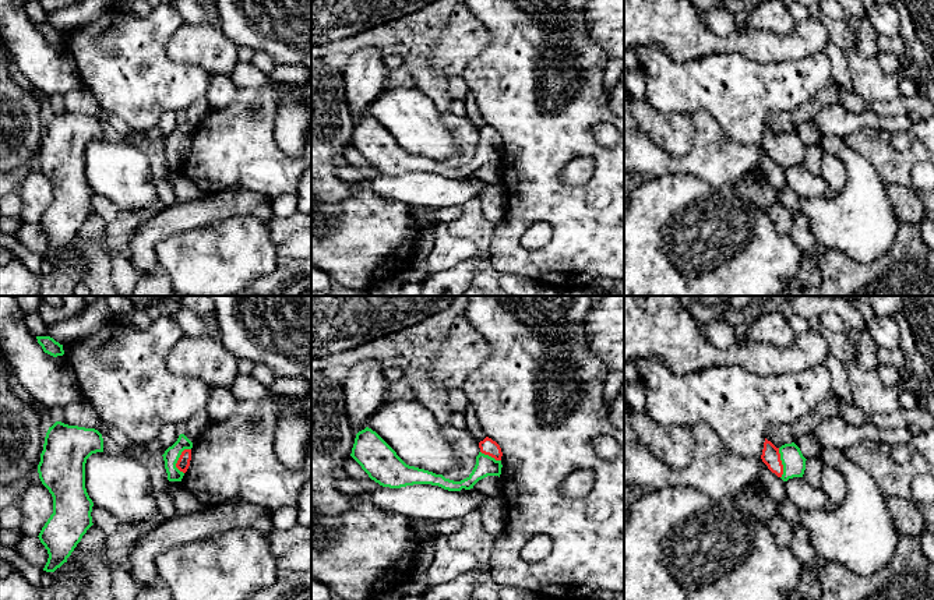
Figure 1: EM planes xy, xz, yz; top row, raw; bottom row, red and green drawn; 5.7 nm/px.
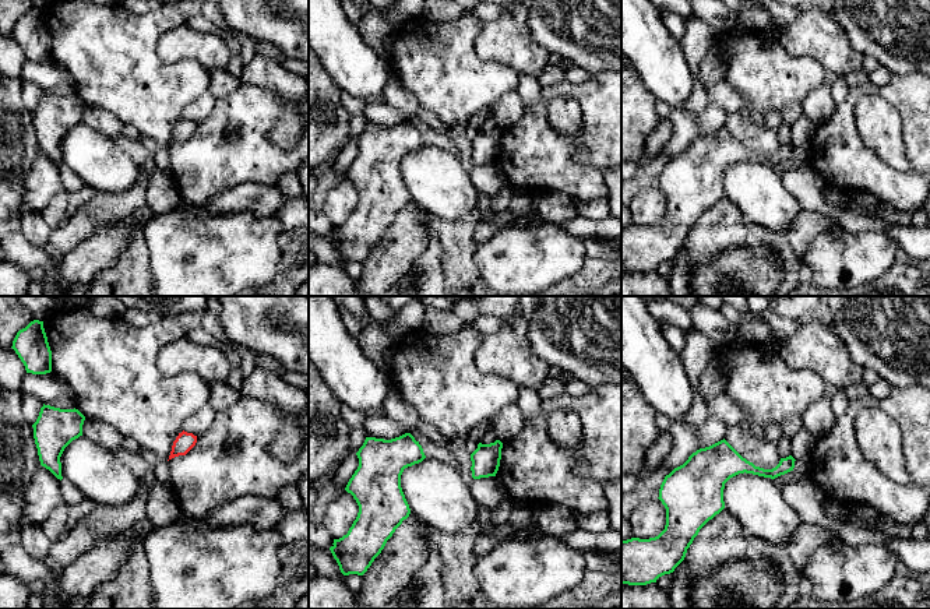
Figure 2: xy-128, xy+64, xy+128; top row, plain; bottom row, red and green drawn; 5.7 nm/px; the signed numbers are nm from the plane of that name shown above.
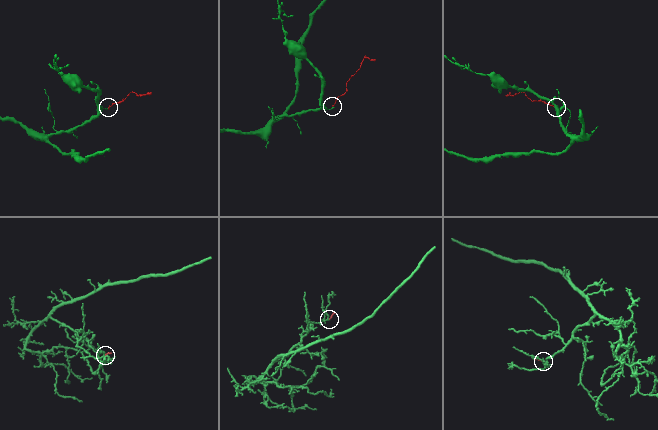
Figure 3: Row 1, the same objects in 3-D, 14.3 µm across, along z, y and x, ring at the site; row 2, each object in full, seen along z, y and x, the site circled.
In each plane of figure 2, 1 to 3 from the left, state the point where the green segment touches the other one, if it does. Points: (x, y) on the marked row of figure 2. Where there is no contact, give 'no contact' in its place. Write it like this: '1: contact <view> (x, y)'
1: no contact
2: no contact
3: no contact

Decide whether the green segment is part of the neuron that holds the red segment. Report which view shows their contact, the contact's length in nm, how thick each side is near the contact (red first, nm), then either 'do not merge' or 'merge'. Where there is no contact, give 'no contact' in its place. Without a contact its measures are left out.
contact in xy; length 160 nm; calibres 70 and 90 nm; merge

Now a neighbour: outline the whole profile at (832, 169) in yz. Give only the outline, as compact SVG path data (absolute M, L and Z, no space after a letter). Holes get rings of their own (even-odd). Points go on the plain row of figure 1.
M824 152L820 174L826 181L829 190L832 190L835 194L842 194L845 191L845 186L847 183L847 172L840 159Z

